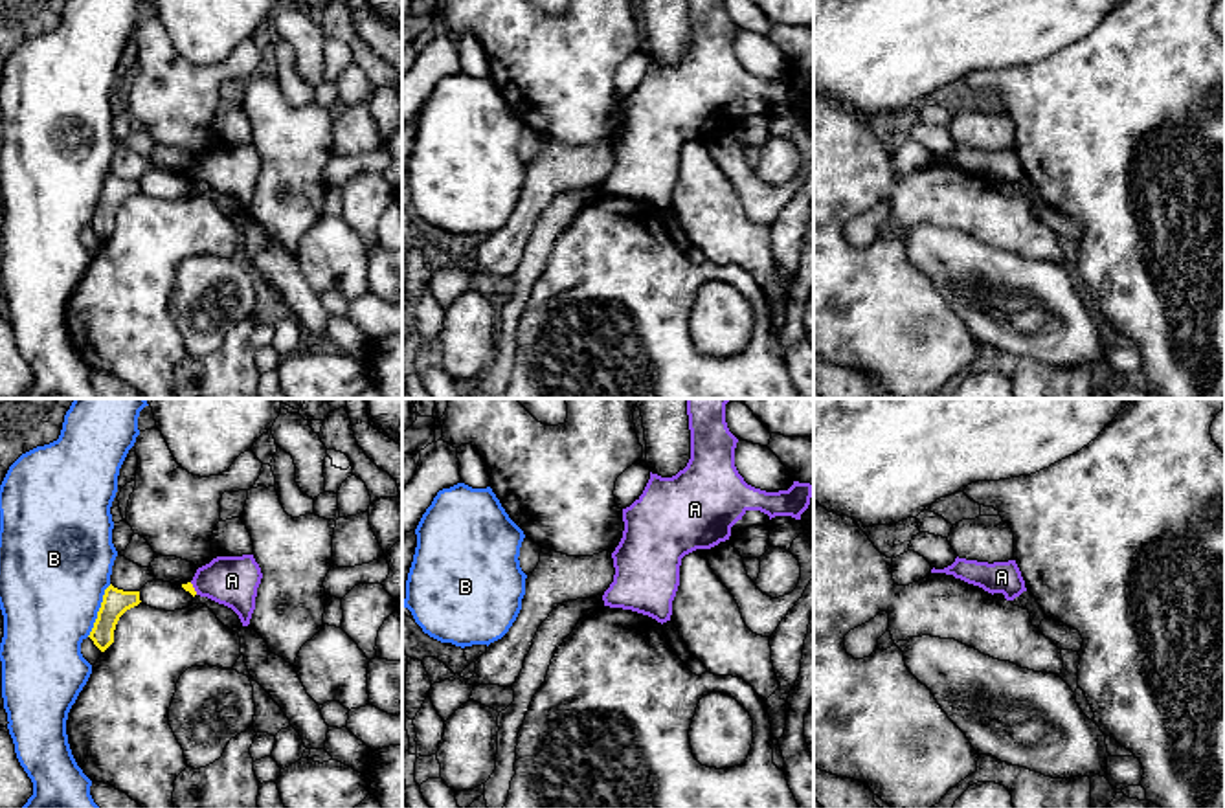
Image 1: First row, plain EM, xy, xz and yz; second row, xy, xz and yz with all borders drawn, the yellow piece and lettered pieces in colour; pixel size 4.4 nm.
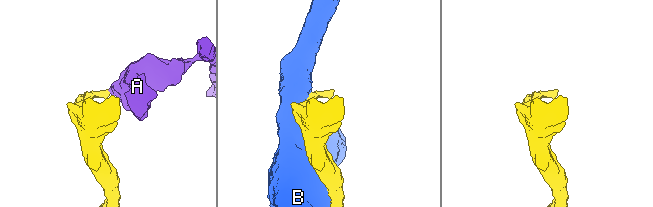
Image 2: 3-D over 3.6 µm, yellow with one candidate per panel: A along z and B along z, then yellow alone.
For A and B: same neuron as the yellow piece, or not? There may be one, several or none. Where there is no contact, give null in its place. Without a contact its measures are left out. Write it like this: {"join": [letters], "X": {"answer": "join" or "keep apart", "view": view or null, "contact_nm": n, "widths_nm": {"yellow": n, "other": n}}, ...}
{"join": [], "A": {"answer": "keep apart", "view": "xy", "contact_nm": 70, "widths_nm": {"yellow": 40, "other": 220}}, "B": {"answer": "keep apart", "view": "xy", "contact_nm": 260, "widths_nm": {"yellow": 110, "other": 460}}}

